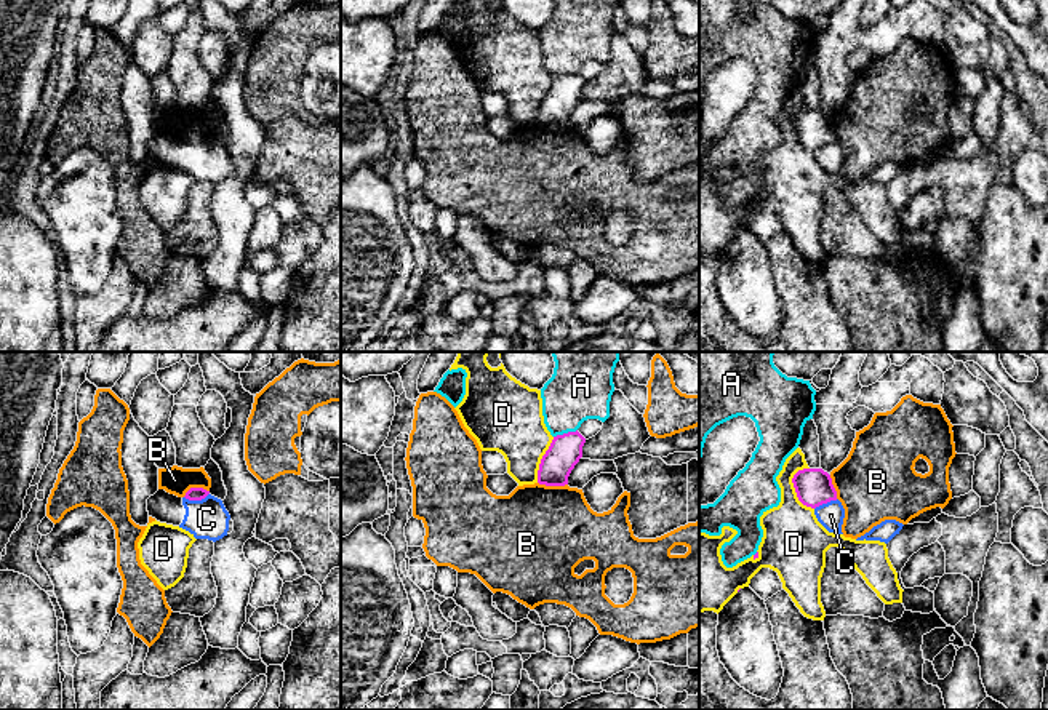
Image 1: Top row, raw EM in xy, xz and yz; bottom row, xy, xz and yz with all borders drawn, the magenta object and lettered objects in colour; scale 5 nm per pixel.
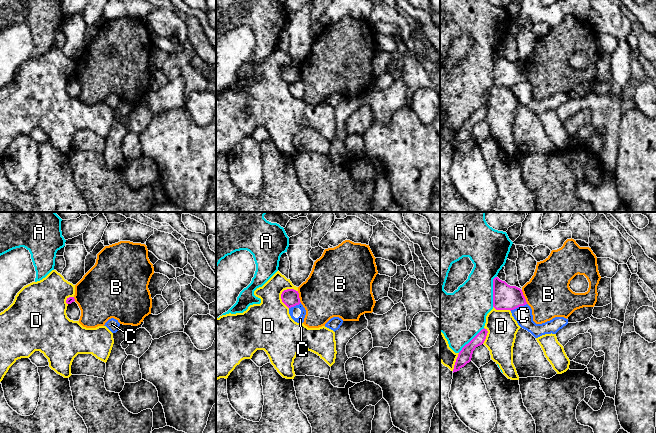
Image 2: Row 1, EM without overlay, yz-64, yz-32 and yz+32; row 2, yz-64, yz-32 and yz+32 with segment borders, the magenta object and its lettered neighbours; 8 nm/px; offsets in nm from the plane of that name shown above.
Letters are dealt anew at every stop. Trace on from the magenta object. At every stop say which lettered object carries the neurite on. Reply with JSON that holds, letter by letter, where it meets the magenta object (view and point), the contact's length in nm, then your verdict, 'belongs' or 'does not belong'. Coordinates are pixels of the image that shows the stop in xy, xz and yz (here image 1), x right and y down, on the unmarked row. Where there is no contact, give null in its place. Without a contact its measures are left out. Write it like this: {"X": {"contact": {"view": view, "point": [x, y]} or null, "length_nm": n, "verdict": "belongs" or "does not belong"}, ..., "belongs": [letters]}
{"A": {"contact": {"view": "xz", "point": [565, 75]}, "length_nm": 130, "verdict": "does not belong"}, "B": {"contact": {"view": "xz", "point": [552, 127]}, "length_nm": 150, "verdict": "does not belong"}, "C": {"contact": {"view": "xy", "point": [196, 141]}, "length_nm": 130, "verdict": "does not belong"}, "D": {"contact": {"view": "yz", "point": [796, 131]}, "length_nm": 220, "verdict": "does not belong"}, "belongs": []}

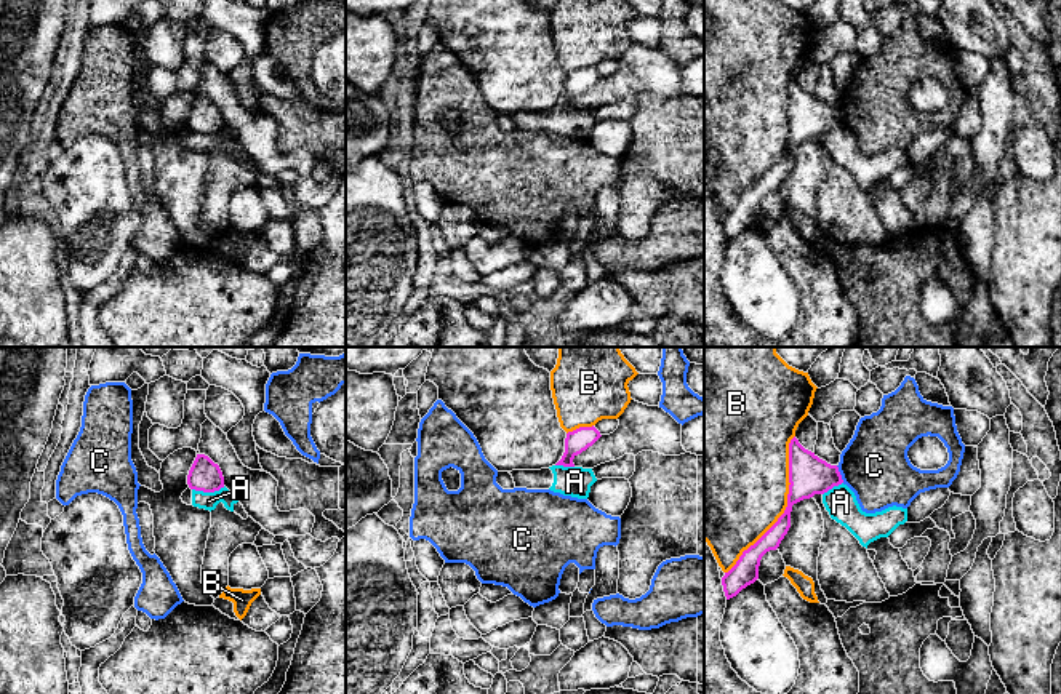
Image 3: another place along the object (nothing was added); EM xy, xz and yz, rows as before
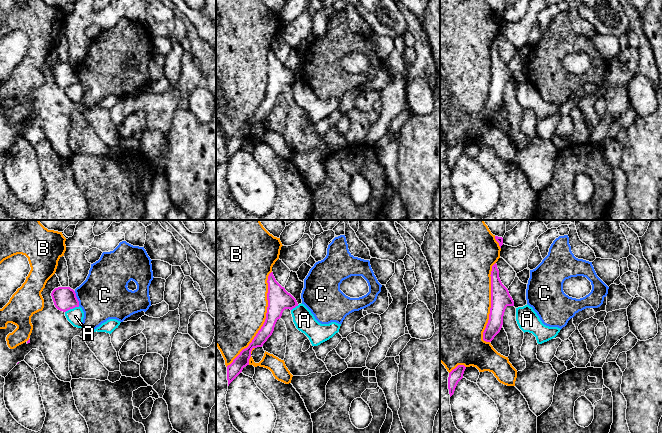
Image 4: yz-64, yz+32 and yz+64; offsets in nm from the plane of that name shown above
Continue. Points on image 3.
{"A": {"contact": {"view": "xy", "point": [208, 133]}, "length_nm": 170, "verdict": "does not belong"}, "B": {"contact": {"view": "yz", "point": [788, 147]}, "length_nm": 800, "verdict": "does not belong"}, "C": {"contact": {"view": "yz", "point": [839, 115]}, "length_nm": 100, "verdict": "does not belong"}, "belongs": []}

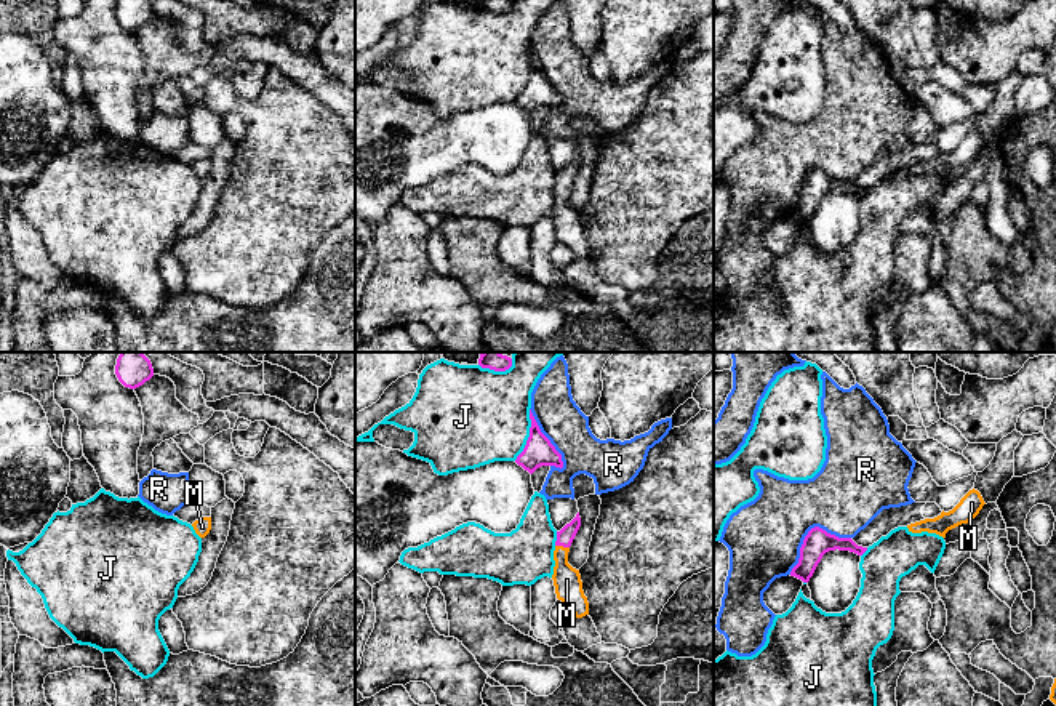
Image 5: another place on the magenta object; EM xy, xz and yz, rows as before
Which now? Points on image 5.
{"J": {"contact": {"view": "xz", "point": [530, 77]}, "length_nm": 260, "verdict": "does not belong"}, "M": {"contact": {"view": "xz", "point": [562, 186]}, "length_nm": 70, "verdict": "belongs"}, "R": {"contact": {"view": "yz", "point": [808, 173]}, "length_nm": 360, "verdict": "does not belong"}, "belongs": ["M"]}

